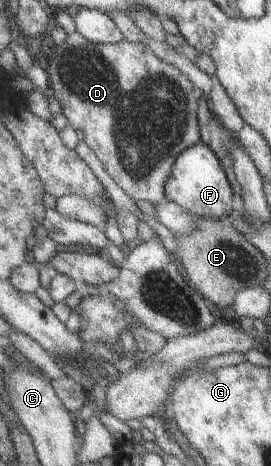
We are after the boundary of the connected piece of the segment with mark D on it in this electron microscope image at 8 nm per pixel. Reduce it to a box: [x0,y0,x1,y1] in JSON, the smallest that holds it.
[43,33,203,203]

